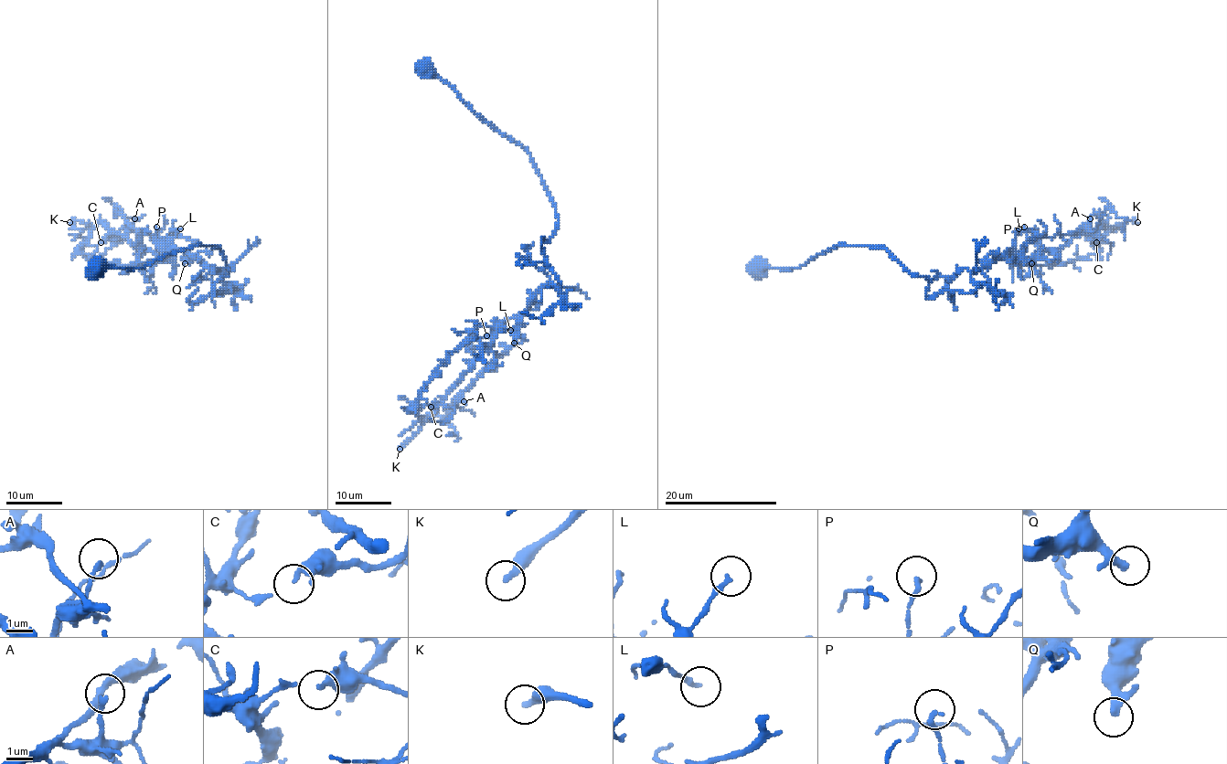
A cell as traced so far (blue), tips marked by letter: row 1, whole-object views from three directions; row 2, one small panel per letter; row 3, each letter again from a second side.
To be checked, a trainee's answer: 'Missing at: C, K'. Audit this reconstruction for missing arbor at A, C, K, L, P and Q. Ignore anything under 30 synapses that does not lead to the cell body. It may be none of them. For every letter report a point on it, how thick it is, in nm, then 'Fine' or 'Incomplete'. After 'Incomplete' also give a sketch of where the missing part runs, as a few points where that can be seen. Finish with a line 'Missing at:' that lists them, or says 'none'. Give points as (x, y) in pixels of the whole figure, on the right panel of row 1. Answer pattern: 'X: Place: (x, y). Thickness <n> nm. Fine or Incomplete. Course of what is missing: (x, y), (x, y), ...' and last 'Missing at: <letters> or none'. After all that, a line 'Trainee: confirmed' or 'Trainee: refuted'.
A: Place: (1090, 218). Thickness 160 nm. Fine
C: Place: (1096, 242). Thickness 160 nm. Fine
K: Place: (1137, 222). Thickness 320 nm. Incomplete
L: Place: (1018, 228). Thickness 190 nm. Fine
P: Place: (1024, 227). Thickness 170 nm. Fine
Q: Place: (1031, 263). Thickness 240 nm. Incomplete. Course of what is missing: (1031, 263), (1045, 270), (1068, 274), (1093, 264), (1114, 261), (1120, 277)
Missing at: K, Q
Trainee: refuted

